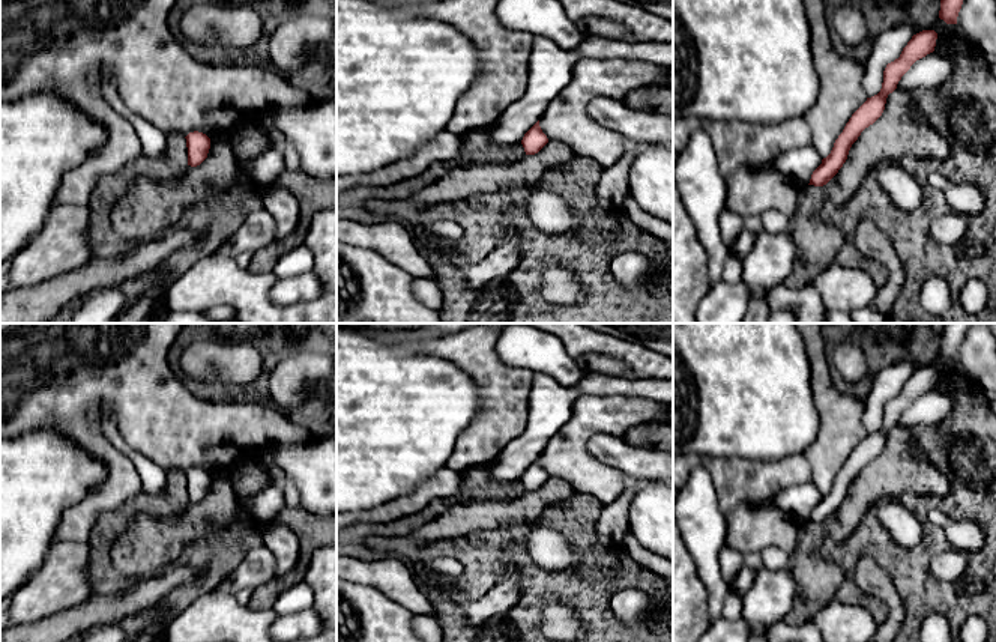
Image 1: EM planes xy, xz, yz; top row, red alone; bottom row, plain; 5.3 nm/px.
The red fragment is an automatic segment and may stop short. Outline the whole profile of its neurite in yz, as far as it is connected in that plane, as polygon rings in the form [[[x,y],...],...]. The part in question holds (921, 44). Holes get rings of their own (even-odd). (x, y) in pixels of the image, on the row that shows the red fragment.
[[[922,30],[913,35],[903,48],[900,57],[886,65],[880,92],[867,98],[867,101],[852,114],[843,132],[835,140],[831,153],[823,158],[822,164],[813,171],[808,185],[823,186],[838,173],[847,159],[852,144],[858,140],[861,132],[882,116],[888,95],[897,89],[901,77],[916,60],[934,51],[936,39],[937,33],[934,30]]]

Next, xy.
[[[198,131],[189,132],[185,138],[188,147],[188,165],[197,167],[207,158],[210,138]]]

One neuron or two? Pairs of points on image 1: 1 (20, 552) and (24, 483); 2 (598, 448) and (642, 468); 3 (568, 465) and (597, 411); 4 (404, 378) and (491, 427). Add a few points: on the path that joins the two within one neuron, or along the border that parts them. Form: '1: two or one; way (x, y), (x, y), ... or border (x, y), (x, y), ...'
1: one; way (20, 536), (20, 499)
2: one; way (609, 450), (631, 460)
3: one; way (568, 451), (573, 436), (583, 424)
4: two; border (475, 381), (479, 414), (455, 447)

